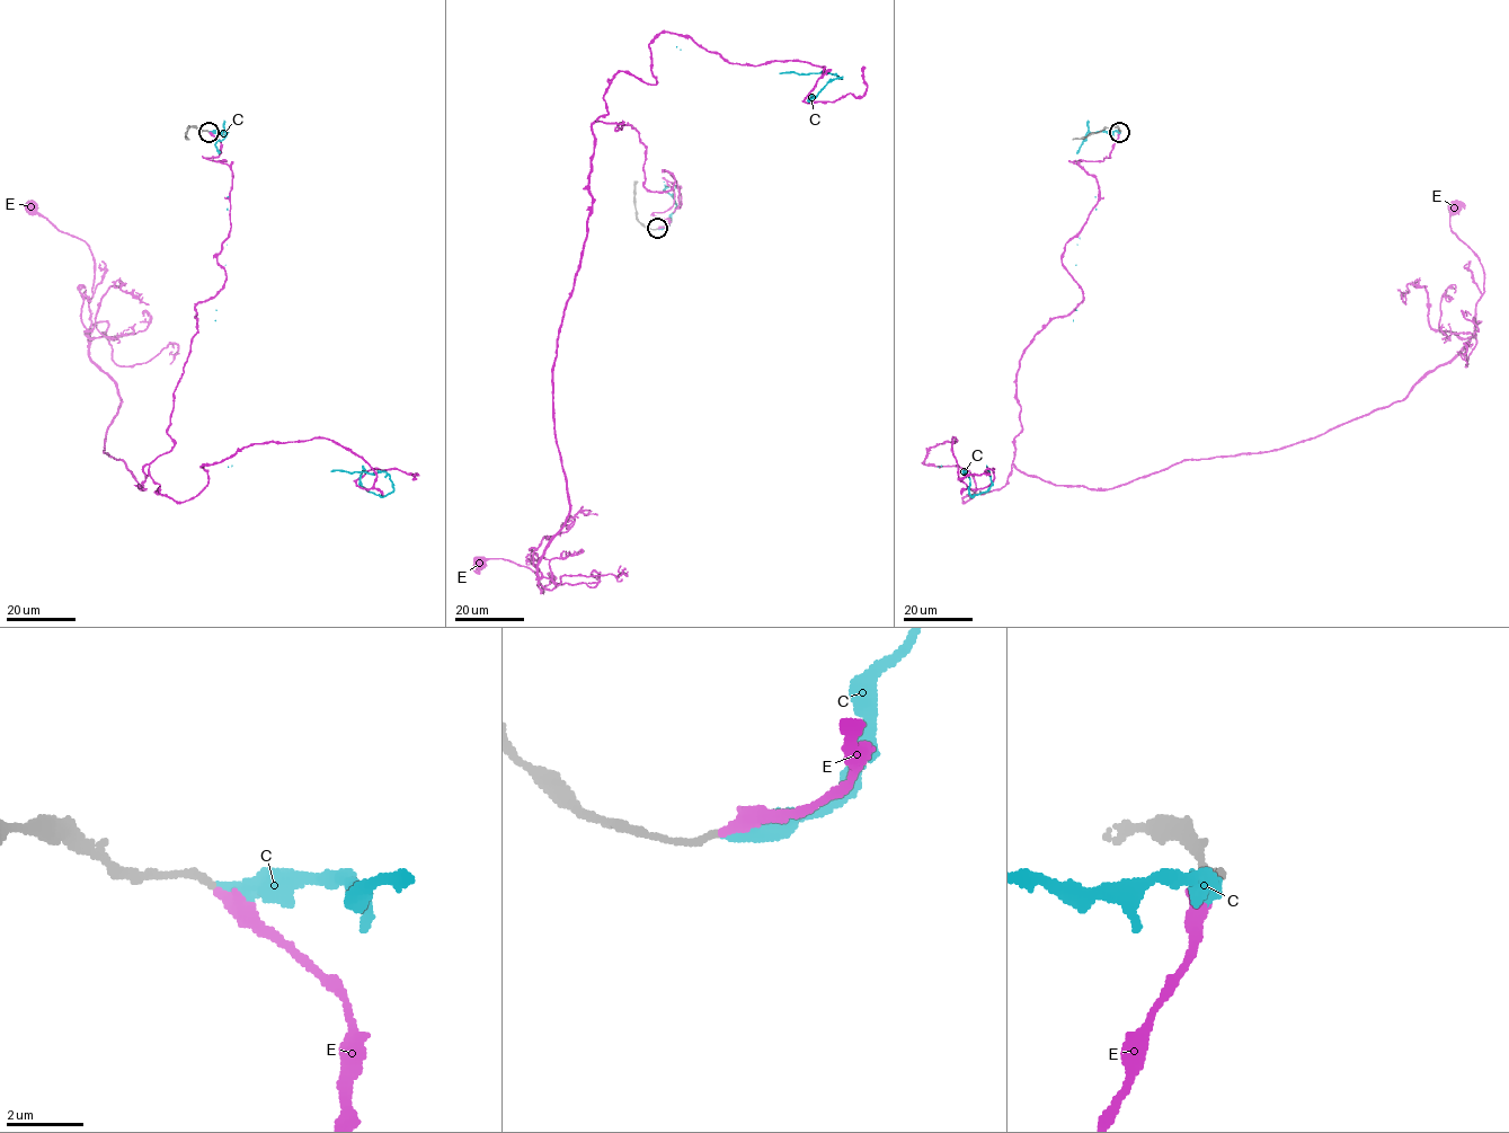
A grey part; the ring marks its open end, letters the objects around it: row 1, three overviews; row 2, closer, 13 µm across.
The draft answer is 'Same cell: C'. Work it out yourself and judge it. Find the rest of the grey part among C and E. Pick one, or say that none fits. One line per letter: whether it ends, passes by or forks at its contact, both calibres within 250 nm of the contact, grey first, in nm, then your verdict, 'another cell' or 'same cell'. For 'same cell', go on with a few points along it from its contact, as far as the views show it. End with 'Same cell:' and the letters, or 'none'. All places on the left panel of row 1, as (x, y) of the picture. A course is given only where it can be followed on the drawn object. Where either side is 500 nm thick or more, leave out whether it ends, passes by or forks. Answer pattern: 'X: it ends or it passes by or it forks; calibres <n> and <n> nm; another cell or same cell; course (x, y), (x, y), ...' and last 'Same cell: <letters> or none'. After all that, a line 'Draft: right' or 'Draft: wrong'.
C: it ends; calibres 200 and 340 nm; another cell
E: it ends; calibres 200 and 320 nm; same cell; course (209, 131), (227, 277), (143, 489), (104, 452), (89, 247), (28, 209)
Same cell: E
Draft: wrong

